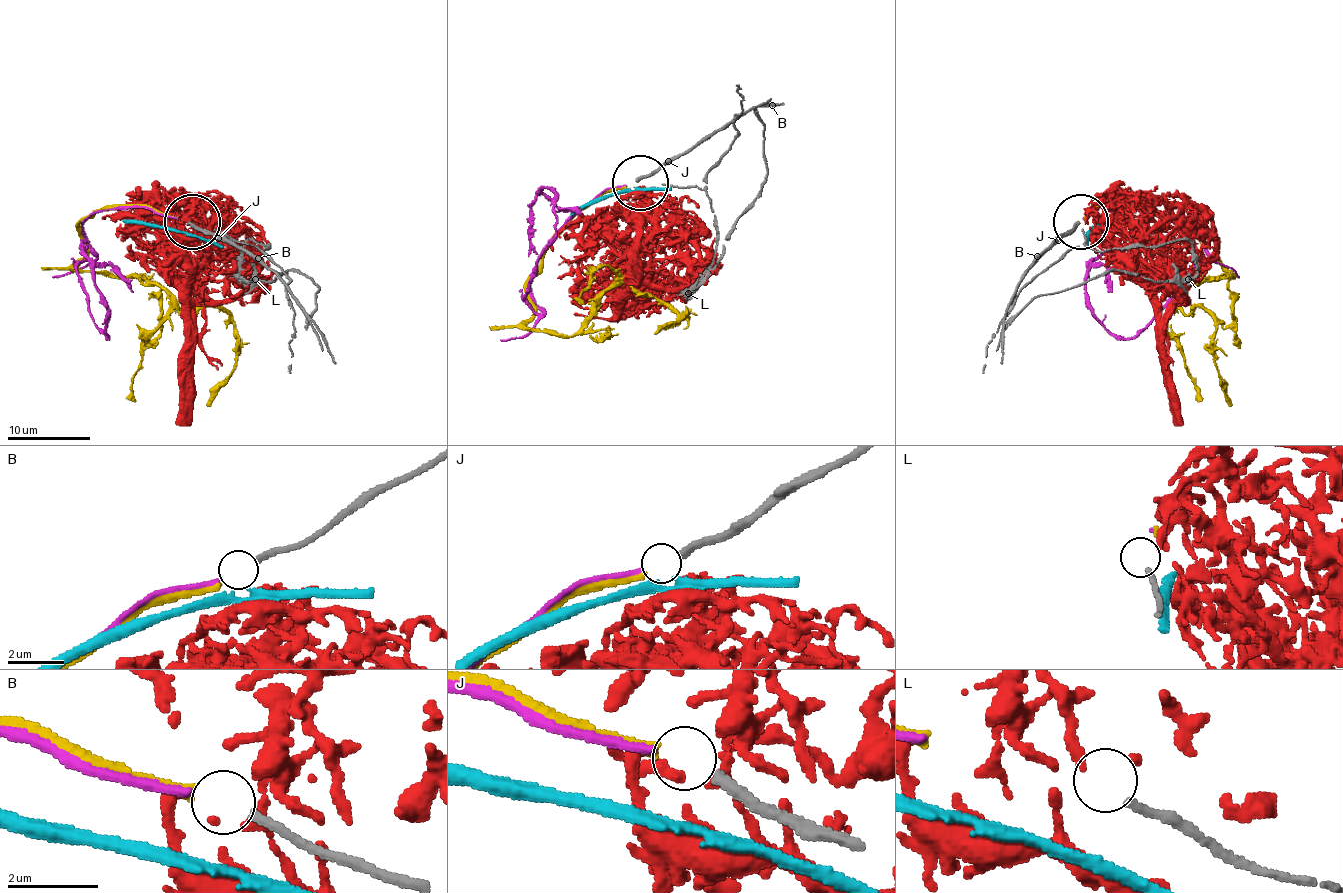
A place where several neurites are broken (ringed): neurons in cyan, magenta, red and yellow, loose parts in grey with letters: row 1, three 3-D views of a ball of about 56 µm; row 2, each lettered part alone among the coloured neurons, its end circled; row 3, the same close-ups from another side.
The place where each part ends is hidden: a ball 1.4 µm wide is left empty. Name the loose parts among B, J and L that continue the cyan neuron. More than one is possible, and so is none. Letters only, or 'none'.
none

